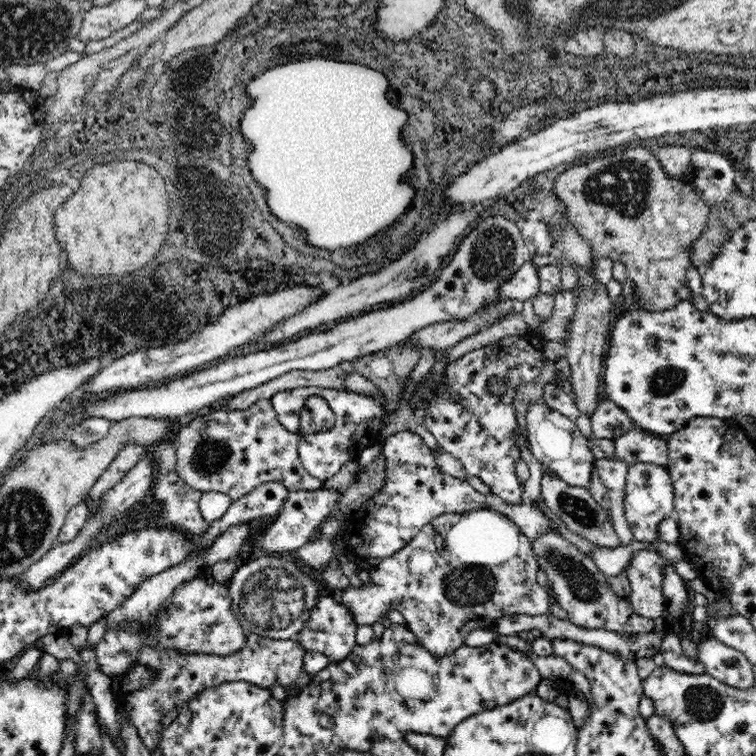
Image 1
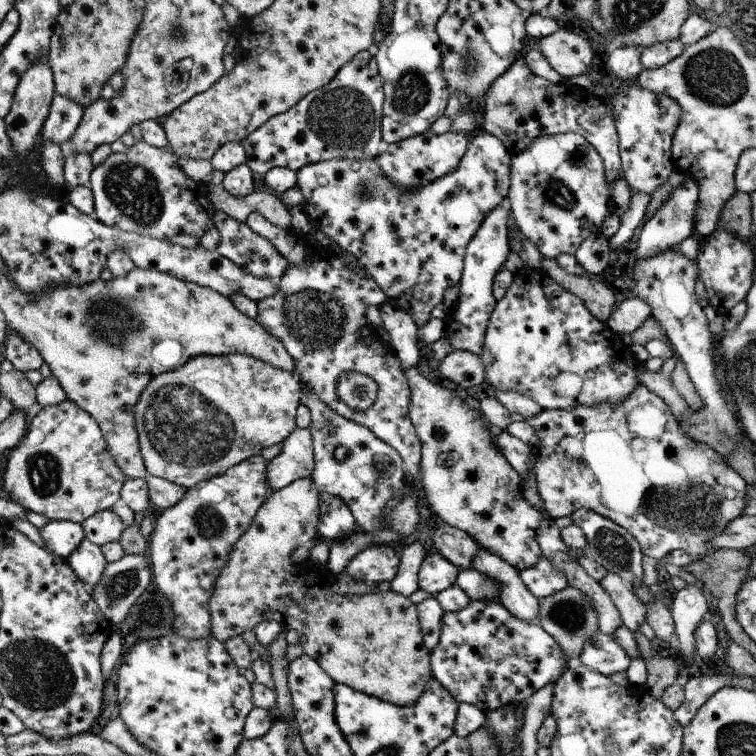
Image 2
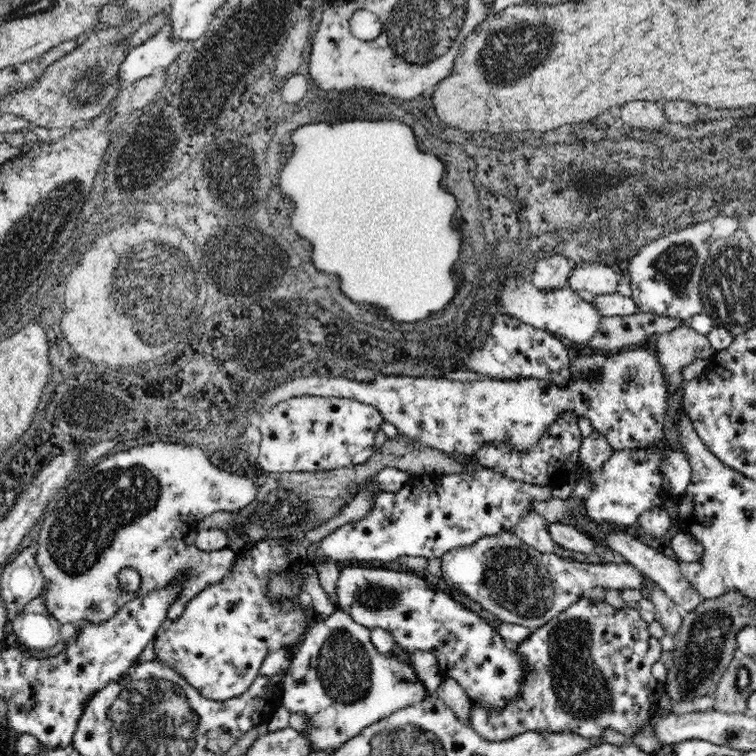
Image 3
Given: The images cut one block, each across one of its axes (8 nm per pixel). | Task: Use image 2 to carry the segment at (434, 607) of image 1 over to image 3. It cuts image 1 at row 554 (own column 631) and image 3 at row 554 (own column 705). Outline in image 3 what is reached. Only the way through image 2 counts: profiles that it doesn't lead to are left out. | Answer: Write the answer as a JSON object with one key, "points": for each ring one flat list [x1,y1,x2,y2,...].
{"points":[[514,530,482,536,476,544,454,548,440,560,444,578,486,606,484,610,488,610,488,614,508,624,522,624,530,630,538,630,554,616,564,614,570,606,588,598,594,588,620,592,638,590,646,594,652,584,642,570,626,560,612,564,586,564,560,558,554,552,542,554,536,548,526,546]]}

